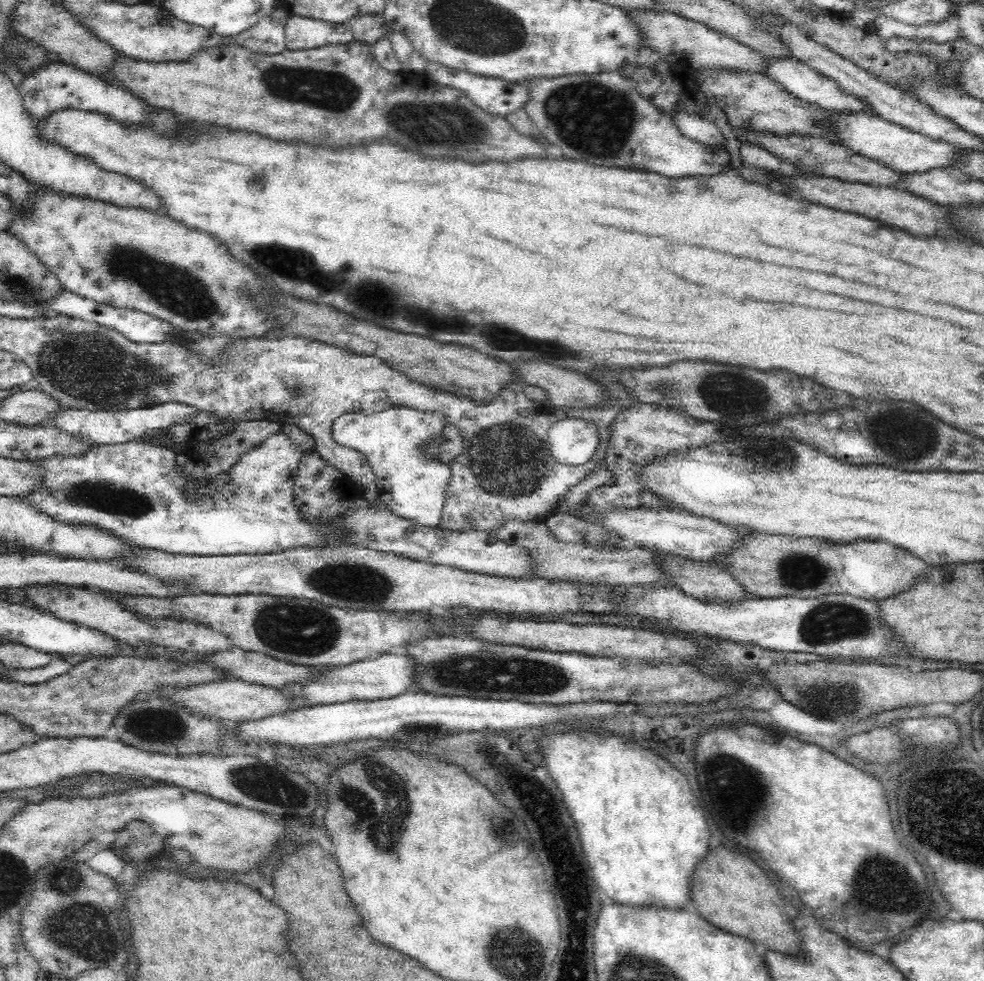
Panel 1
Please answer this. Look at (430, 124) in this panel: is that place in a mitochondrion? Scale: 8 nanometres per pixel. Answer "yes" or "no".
yes

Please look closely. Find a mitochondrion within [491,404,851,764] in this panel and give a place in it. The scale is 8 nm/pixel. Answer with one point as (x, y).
(772, 456)

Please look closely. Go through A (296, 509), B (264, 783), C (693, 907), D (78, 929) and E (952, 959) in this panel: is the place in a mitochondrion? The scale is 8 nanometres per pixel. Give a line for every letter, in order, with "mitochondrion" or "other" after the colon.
A: other
B: mitochondrion
C: other
D: mitochondrion
E: other

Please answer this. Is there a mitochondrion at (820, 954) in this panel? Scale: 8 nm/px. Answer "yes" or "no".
no

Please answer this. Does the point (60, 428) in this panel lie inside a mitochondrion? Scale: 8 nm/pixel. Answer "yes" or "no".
no

